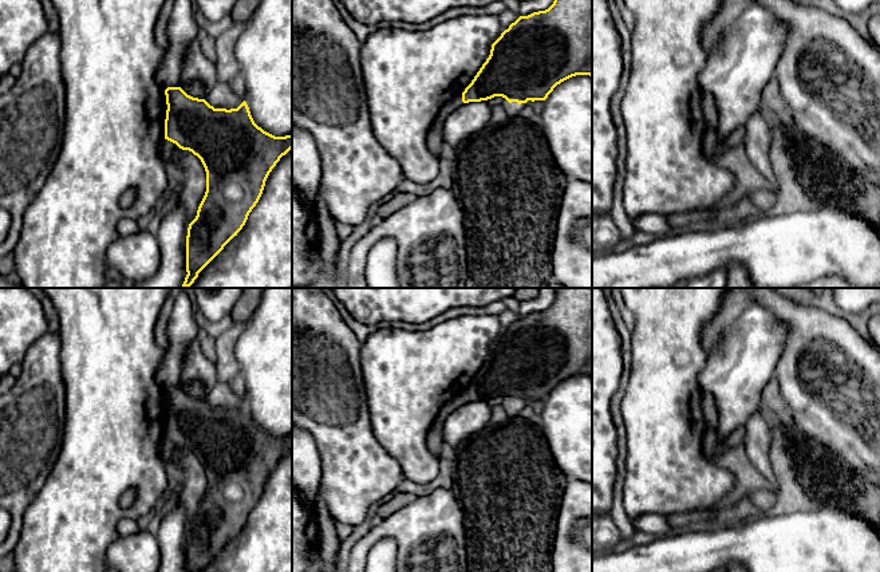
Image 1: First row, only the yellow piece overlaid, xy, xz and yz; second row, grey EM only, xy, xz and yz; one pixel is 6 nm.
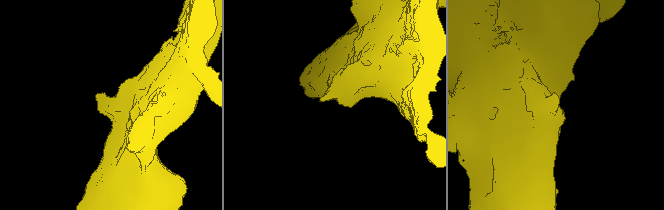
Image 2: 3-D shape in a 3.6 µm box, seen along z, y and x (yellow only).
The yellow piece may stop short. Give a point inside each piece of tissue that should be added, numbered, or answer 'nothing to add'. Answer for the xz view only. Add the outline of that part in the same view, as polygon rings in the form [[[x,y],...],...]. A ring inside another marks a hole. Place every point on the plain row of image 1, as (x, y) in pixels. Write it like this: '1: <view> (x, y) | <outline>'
1: xz (435, 436) | [[[459,394],[442,406],[435,421],[433,422],[430,431],[427,434],[427,445],[434,455],[439,457],[441,454],[443,443],[443,423],[446,418],[462,405],[462,394]]]

